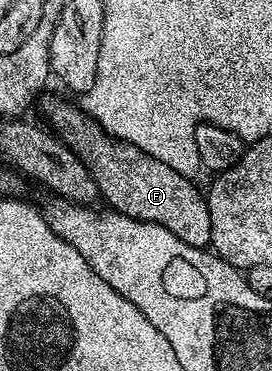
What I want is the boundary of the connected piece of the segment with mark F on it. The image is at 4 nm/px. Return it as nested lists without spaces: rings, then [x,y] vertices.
[[[67,103],[61,104],[52,113],[51,123],[54,134],[58,135],[75,152],[78,159],[87,166],[89,173],[95,178],[95,184],[99,187],[102,202],[107,202],[104,204],[110,210],[120,211],[122,215],[128,215],[131,219],[161,225],[165,229],[169,229],[169,233],[181,237],[181,241],[185,241],[185,245],[206,248],[210,244],[211,222],[209,221],[207,201],[204,192],[198,191],[192,180],[177,173],[177,169],[169,169],[169,165],[165,161],[157,161],[157,157],[137,149],[133,144],[118,142],[112,135],[107,134],[106,130],[100,127],[94,119],[90,118],[82,106],[70,107]]]

